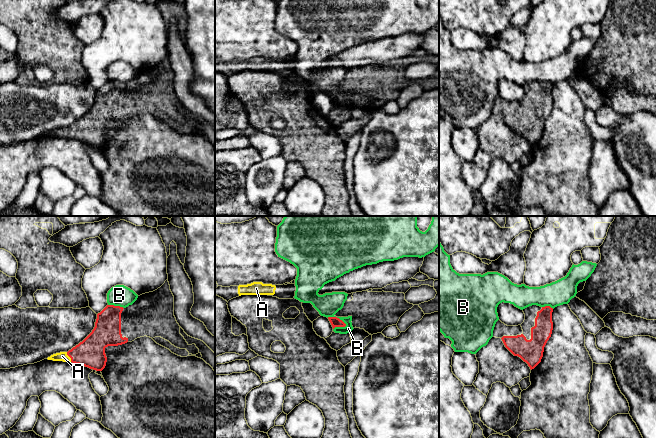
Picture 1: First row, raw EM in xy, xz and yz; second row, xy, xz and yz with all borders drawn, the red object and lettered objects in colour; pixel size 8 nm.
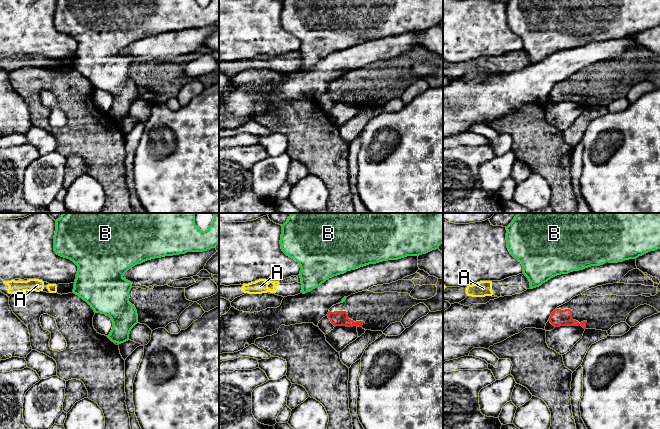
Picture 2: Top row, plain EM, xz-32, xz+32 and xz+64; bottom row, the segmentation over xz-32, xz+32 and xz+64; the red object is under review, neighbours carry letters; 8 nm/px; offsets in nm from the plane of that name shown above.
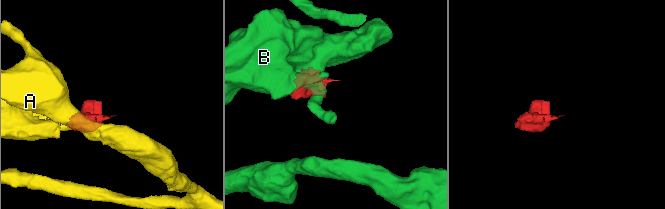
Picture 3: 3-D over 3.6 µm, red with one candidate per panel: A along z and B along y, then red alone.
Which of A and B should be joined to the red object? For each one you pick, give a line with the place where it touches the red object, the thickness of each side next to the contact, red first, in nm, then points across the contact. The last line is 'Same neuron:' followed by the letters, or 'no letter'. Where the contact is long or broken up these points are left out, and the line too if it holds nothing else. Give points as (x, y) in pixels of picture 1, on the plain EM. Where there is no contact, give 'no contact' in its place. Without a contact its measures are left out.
A: xy (69, 132) | 220/80 nm | across xy (90, 129), (69, 132), (62, 132)
Same neuron: A

